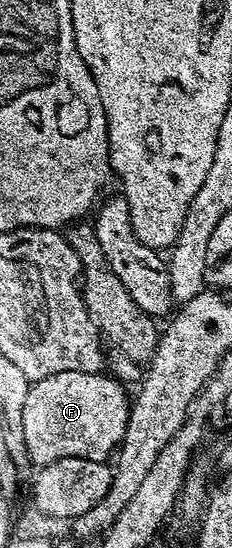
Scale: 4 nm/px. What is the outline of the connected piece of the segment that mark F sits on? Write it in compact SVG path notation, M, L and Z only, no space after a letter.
M66 370L29 383L22 424L33 465L58 462L58 458L107 461L119 449L128 426L130 392L128 396L127 390L108 375L107 371Z

